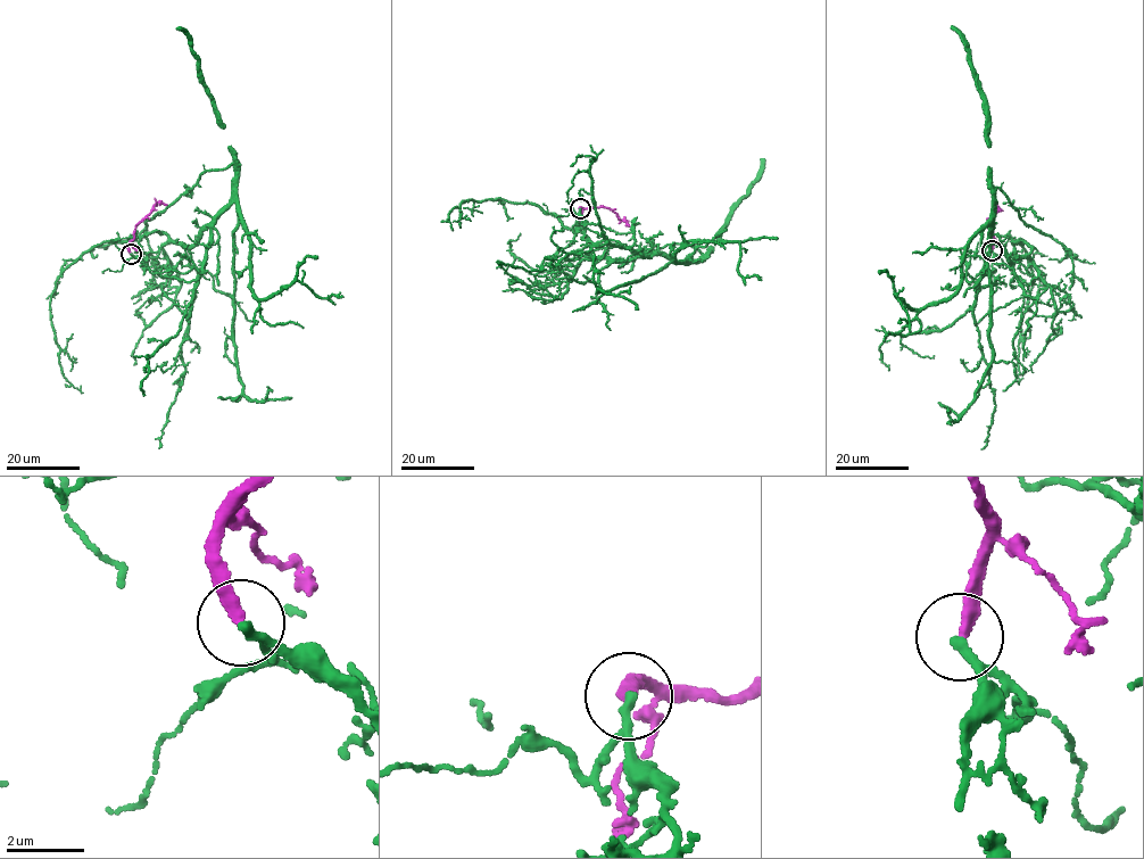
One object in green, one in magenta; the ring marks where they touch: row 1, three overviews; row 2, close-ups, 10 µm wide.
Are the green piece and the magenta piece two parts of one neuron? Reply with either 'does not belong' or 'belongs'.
belongs

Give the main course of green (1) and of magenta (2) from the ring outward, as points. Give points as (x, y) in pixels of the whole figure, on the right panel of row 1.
1: (992, 250), (992, 269), (967, 281), (992, 244), (1013, 262), (1030, 246), (1017, 242), (1034, 282), (1022, 378)
2: (992, 250), (994, 240), (989, 220), (997, 212)

